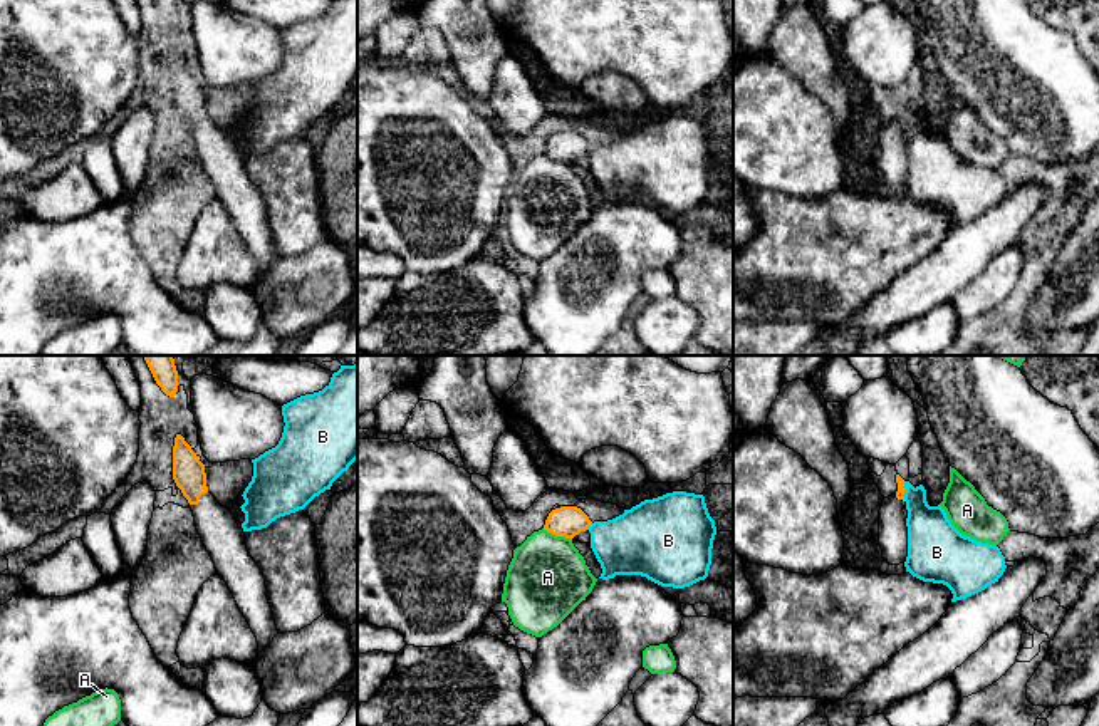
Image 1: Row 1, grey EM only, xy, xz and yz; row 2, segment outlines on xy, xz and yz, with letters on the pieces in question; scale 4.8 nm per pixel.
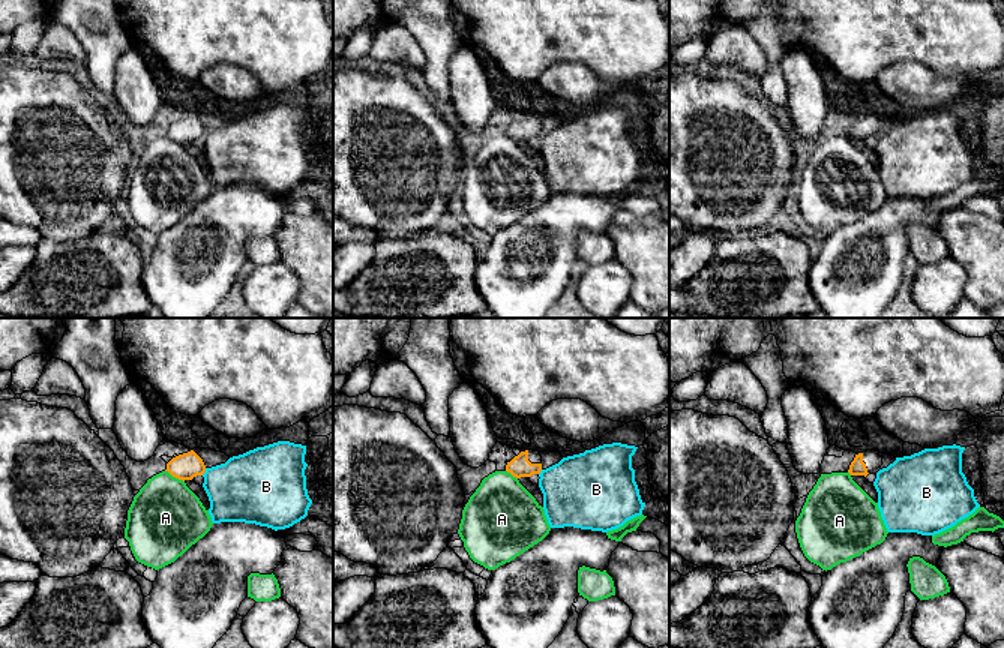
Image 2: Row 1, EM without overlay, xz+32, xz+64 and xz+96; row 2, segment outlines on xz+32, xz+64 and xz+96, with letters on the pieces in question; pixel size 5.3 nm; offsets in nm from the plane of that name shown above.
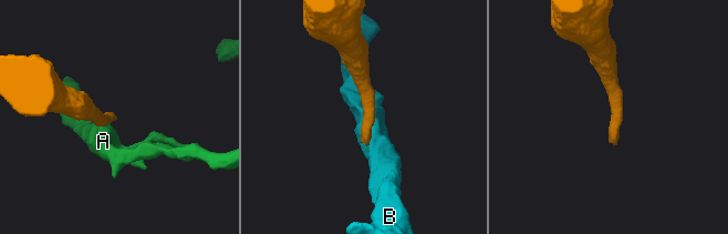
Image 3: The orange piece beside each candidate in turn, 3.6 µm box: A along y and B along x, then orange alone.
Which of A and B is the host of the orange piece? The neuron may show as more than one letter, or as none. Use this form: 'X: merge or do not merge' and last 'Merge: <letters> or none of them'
A: do not merge
B: do not merge
Merge: none of them

